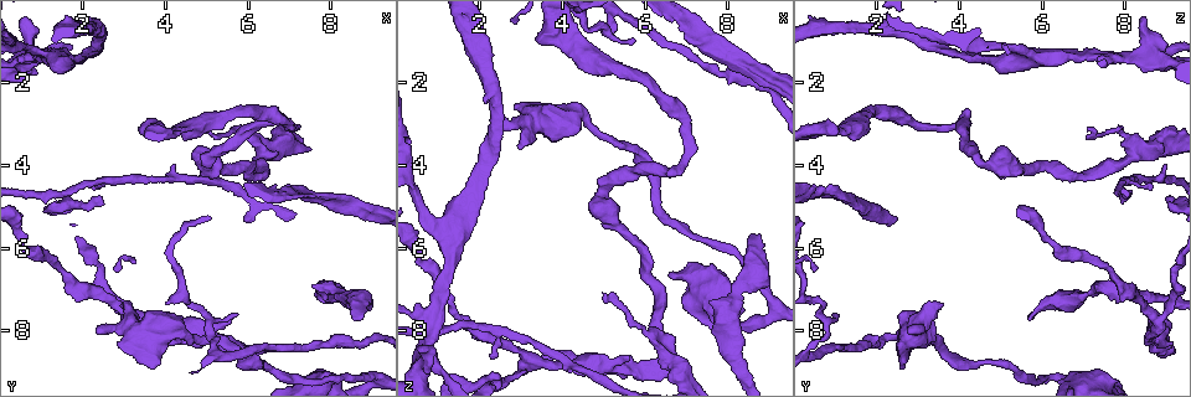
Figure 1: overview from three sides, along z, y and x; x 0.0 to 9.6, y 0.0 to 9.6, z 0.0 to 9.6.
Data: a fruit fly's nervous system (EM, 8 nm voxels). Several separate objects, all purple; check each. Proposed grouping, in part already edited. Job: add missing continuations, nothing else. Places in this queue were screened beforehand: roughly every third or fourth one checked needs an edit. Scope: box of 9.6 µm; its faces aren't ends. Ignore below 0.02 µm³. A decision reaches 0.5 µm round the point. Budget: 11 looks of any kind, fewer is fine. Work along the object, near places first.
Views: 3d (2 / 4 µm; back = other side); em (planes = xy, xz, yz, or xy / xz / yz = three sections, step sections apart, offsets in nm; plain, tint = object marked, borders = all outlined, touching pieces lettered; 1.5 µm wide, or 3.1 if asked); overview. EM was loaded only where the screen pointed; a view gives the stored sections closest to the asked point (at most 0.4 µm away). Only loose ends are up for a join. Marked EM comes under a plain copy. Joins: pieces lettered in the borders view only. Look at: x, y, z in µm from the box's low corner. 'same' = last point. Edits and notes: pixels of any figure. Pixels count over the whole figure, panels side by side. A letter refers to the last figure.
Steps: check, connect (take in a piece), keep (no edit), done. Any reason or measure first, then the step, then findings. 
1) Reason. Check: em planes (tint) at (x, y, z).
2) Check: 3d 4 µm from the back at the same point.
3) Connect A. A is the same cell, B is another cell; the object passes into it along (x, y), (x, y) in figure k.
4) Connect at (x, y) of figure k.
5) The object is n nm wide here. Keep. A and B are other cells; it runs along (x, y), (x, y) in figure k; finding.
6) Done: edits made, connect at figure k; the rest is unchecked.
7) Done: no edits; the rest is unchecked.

Branch stops here. Check: em planes (borders) at (8.10, 4.80, 1.05).

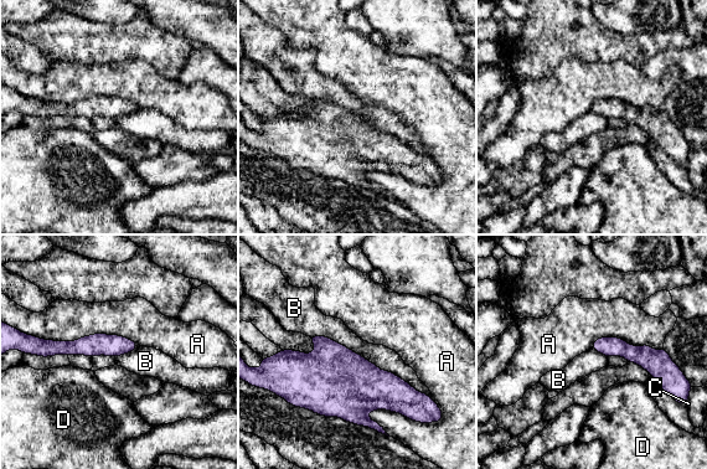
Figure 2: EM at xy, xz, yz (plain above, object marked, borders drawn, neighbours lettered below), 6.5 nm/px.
Keep. A, B, C and D are other cells; a border runs along (309, 335), (345, 345), (429, 396) in figure 2; no lettered piece goes on from it.

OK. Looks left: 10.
Check: em xy step 4 (tint) at (5.75, 7.65, 0.95).

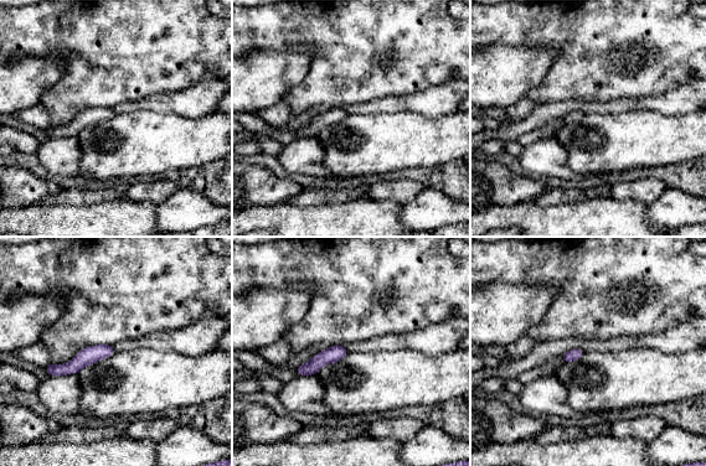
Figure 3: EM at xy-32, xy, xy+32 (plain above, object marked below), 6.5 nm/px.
Check: em planes (borders) at the same point.

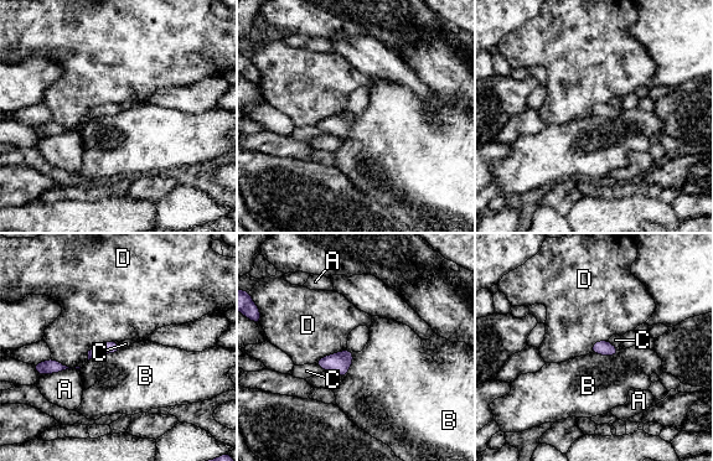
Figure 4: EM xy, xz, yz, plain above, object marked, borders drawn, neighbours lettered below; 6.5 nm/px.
Keep. A, B, C and D are other cells; a border runs along (120, 348), (92, 357), (88, 361) in figure 4; no lettered piece goes on from it.

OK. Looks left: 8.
An open end. Check: 3d 2 µm at (3.00, 7.40, 3.55).

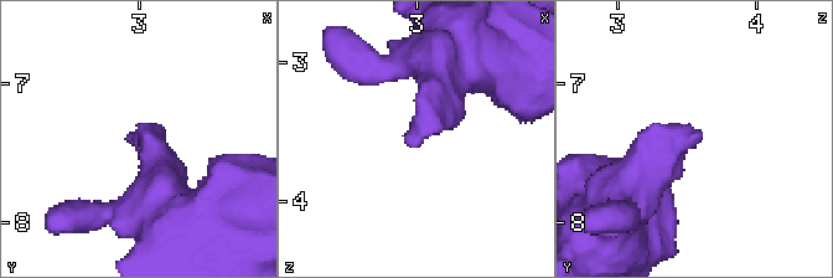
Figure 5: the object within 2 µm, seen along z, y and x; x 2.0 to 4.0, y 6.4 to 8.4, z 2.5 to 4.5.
Shape alone is not enough. Check: em planes (borders) at (2.96, 7.38, 3.60).

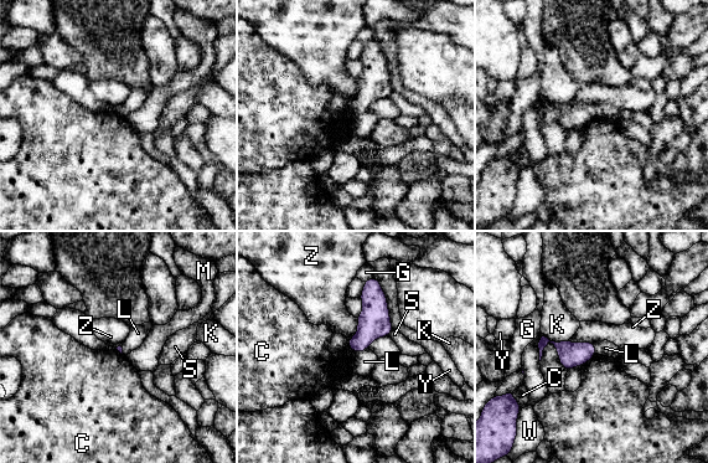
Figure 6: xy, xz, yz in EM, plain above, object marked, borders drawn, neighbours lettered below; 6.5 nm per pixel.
Keep. C, G, K, L, M, S, W, Y and Z are other cells; a border runs along (594, 354), (579, 365) in figure 6; none of them fits.

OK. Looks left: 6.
Branch stops here. Check: 3d 4 µm at (5.65, 7.75, 8.75).

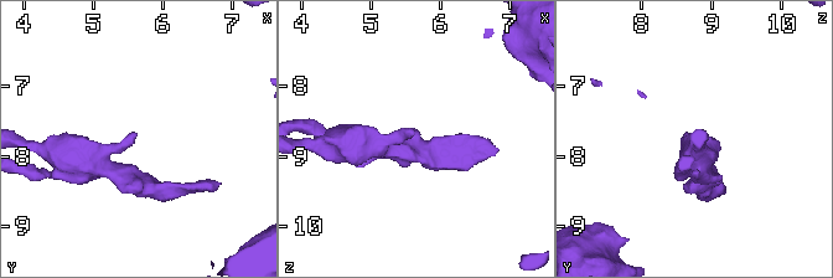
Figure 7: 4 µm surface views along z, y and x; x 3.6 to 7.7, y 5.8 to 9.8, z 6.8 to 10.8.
Check: em planes (borders) at (5.60, 7.70, 8.75).

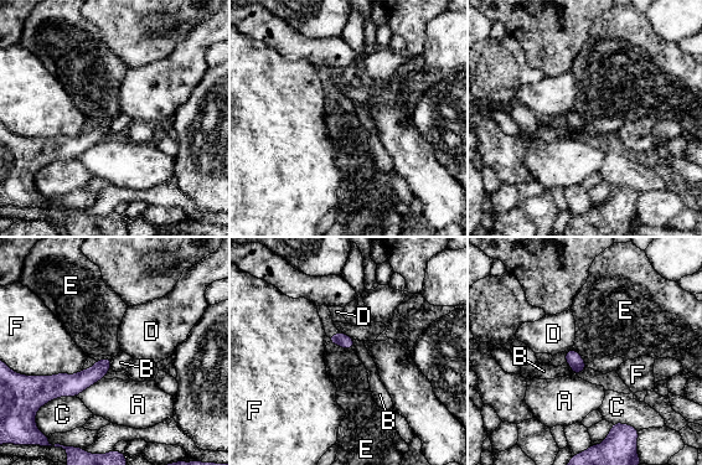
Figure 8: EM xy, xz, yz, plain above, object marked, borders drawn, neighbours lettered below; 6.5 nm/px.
Keep. A, B, C, D, E and F are other cells; a border runs along (329, 341), (345, 349), (351, 349) in figure 8; none of them fits.

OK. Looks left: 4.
Done: no edits; the rest is unchecked.

